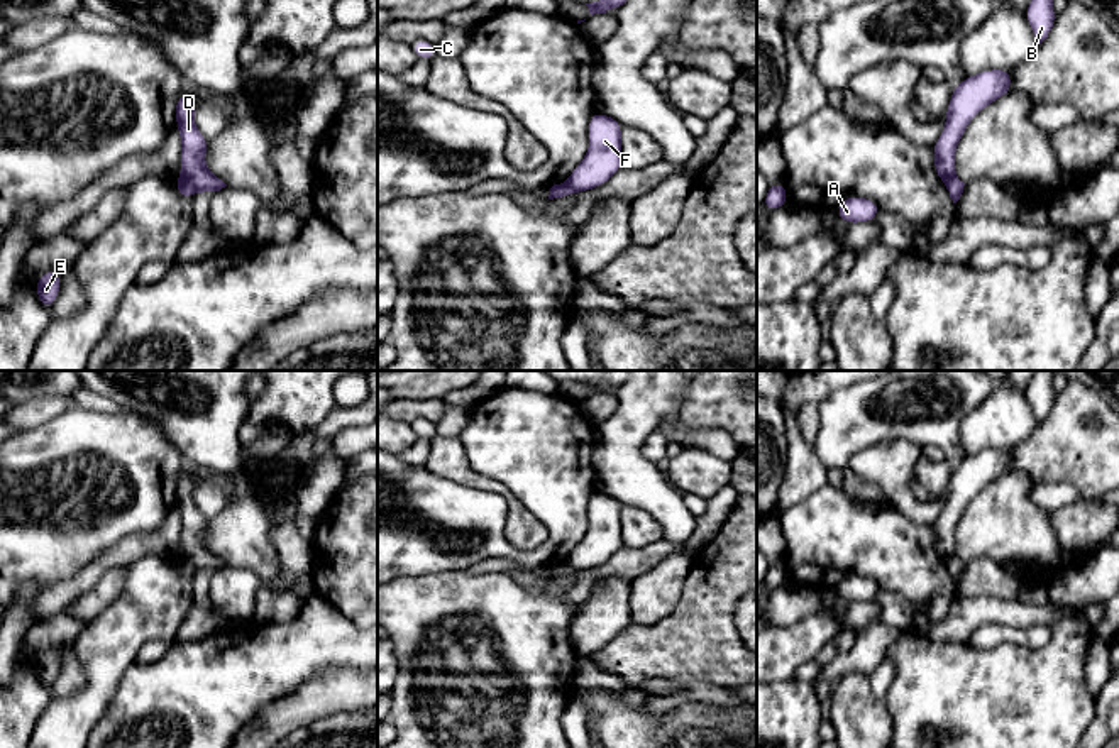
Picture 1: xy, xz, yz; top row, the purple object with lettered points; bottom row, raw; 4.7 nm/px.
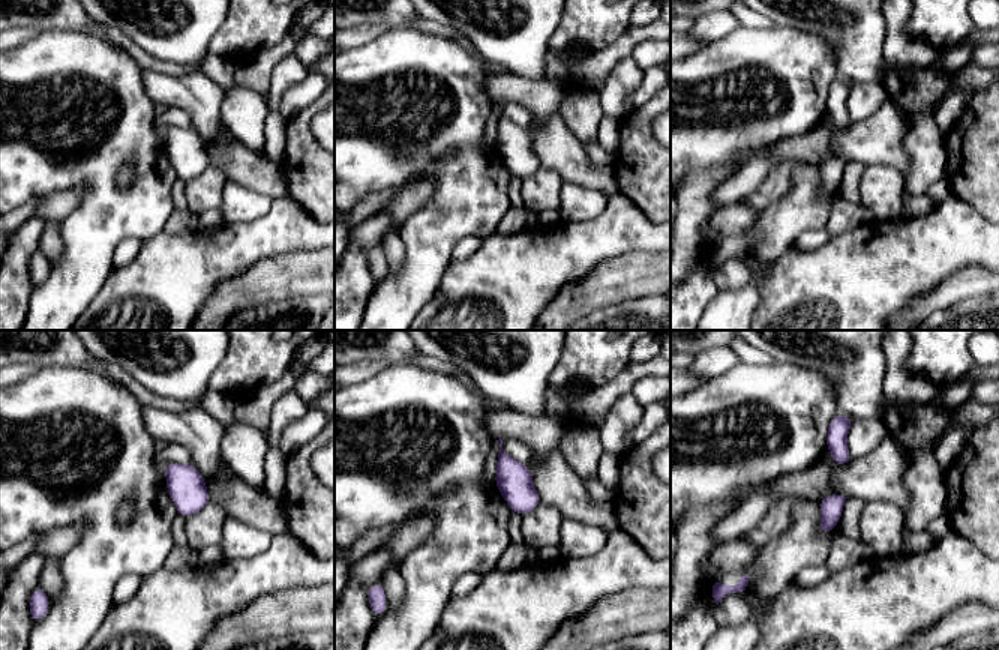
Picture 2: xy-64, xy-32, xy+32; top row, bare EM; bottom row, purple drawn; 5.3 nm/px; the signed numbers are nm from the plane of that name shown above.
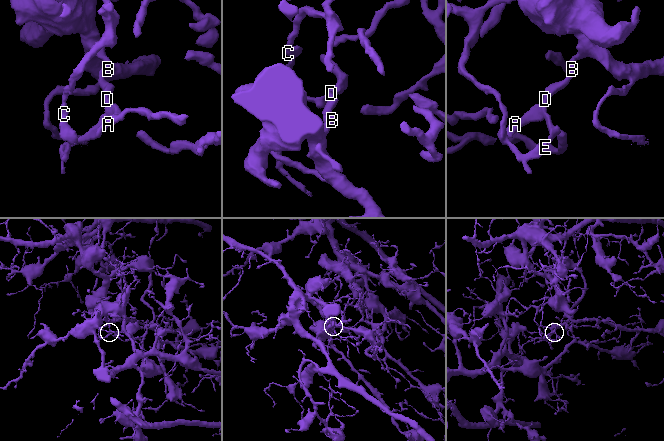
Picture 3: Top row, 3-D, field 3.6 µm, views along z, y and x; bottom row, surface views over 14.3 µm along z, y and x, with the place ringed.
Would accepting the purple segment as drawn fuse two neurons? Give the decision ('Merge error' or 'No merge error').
Merge error

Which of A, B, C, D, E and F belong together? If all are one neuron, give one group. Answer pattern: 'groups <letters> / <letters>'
groups A B D F / C E

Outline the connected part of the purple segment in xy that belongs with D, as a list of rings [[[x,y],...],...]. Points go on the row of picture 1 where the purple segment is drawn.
[[[181,93],[176,98],[176,127],[181,135],[181,174],[186,176],[196,191],[215,195],[227,184],[205,166],[208,139],[195,125],[195,102]]]

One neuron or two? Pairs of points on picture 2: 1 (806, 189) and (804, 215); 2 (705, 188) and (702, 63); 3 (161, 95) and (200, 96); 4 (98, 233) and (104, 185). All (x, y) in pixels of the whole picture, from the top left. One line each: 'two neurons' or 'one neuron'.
1: one neuron
2: two neurons
3: one neuron
4: one neuron

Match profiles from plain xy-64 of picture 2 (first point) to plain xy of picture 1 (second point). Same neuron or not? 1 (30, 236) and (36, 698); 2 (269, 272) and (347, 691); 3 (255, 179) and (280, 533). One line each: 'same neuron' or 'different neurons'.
1: same neuron
2: same neuron
3: different neurons

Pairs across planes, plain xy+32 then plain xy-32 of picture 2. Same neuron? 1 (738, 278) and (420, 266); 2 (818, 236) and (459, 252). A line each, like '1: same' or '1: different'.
1: different
2: same

